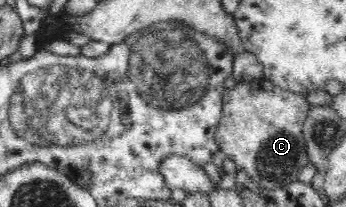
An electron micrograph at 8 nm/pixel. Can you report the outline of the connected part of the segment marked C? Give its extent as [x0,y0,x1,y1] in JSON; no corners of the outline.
[216,77,310,189]

